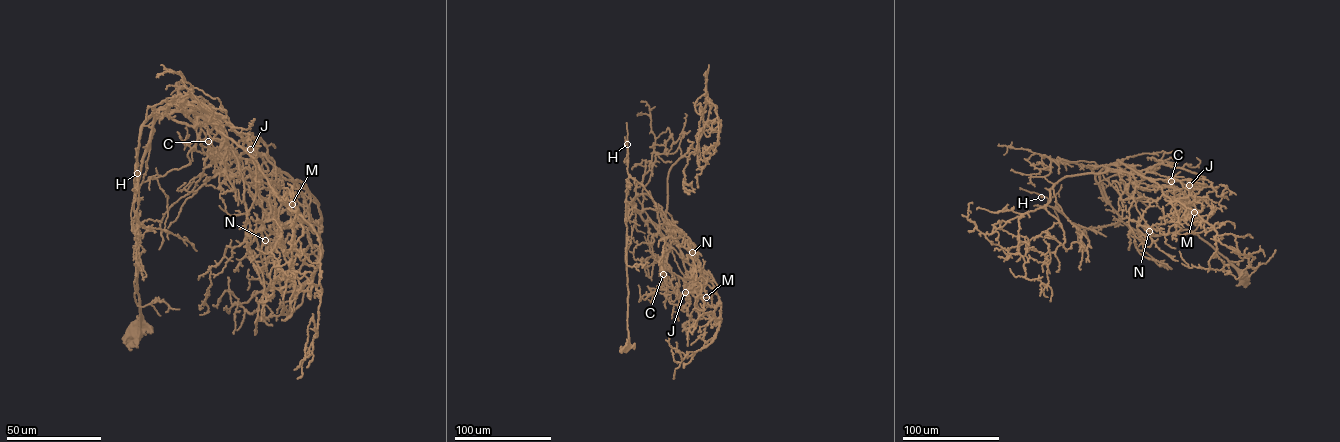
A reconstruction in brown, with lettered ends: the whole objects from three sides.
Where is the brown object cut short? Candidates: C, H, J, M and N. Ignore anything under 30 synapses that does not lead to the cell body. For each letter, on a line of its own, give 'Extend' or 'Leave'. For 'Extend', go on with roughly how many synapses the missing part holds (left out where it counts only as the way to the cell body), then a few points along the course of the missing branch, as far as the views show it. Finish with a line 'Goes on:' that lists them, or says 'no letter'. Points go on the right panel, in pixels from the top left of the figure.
C: Leave
H: Leave
J: Leave
M: Leave
N: Leave
Goes on: no letter

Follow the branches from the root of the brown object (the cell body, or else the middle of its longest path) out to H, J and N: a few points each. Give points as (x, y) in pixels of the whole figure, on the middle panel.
H: (626, 347), (627, 144)
J: (626, 347), (625, 216), (629, 202), (644, 220), (662, 227), (675, 242), (690, 282), (688, 298), (685, 292)
N: (626, 347), (625, 216), (634, 198), (647, 194), (671, 238), (680, 236), (693, 243), (690, 243), (692, 252)

